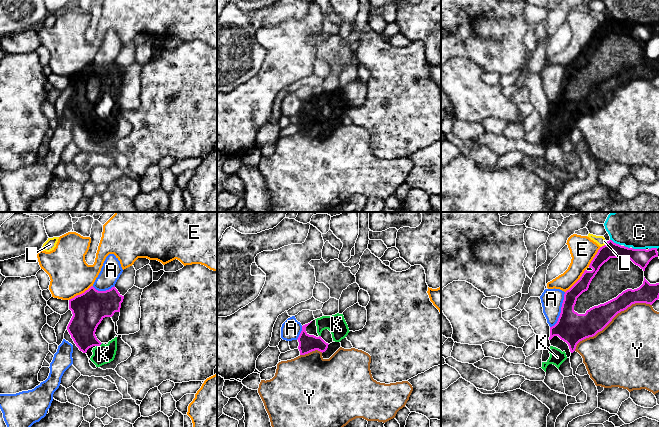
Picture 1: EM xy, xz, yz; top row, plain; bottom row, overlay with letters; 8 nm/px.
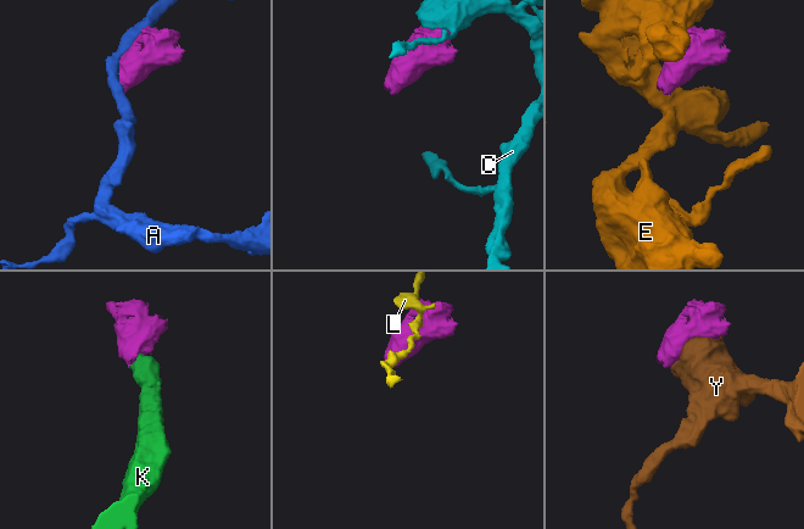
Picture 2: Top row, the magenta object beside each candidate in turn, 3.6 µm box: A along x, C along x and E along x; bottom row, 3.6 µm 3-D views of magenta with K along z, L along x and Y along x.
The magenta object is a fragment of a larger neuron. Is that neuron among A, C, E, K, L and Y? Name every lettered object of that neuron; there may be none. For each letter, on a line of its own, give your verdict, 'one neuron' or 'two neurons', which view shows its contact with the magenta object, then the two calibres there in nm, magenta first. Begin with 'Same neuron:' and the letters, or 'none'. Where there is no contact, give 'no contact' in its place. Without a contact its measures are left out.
Same neuron: K
A: two neurons | yz | 260/170 nm
C: two neurons | yz | 140/200 nm
E: two neurons | xy | 280/320 nm
K: one neuron | xy | 220/160 nm
L: two neurons | yz | 130/80 nm
Y: two neurons | yz | 200/480 nm

